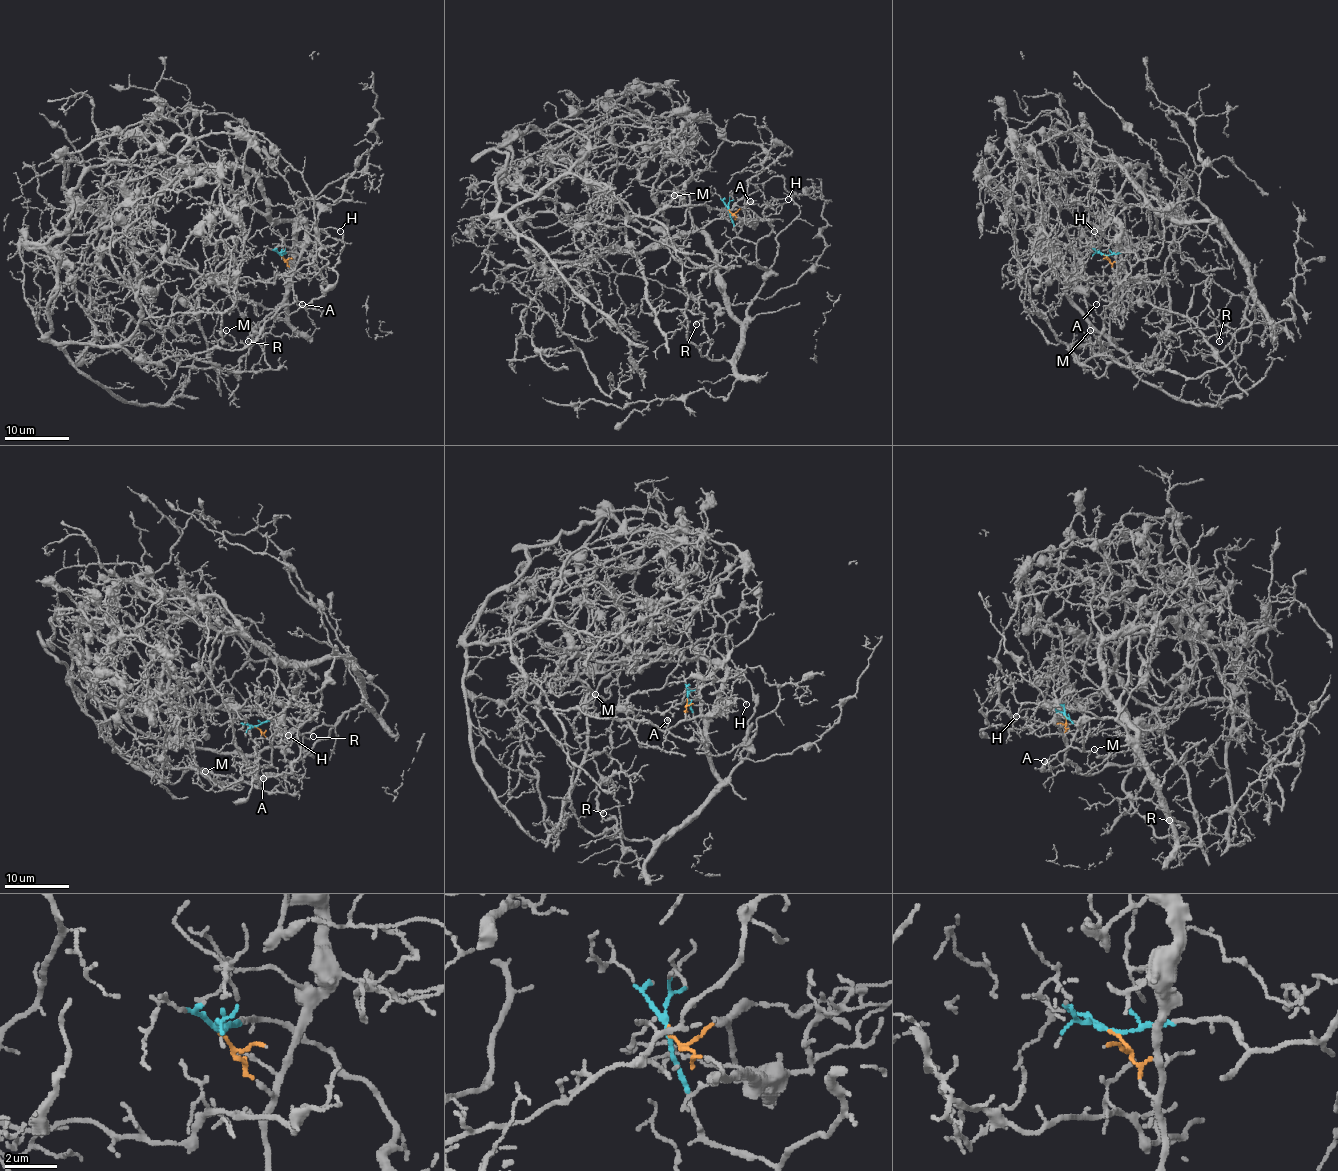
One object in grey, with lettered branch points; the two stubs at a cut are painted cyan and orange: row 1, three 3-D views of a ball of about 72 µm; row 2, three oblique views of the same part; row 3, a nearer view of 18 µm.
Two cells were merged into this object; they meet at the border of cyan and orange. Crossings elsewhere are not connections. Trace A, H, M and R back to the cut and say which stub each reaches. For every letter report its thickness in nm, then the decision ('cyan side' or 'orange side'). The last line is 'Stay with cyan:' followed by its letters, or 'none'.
A: 110 nm | orange side
H: 110 nm | orange side
M: 80 nm | orange side
R: 110 nm | cyan side
Stay with cyan: R

